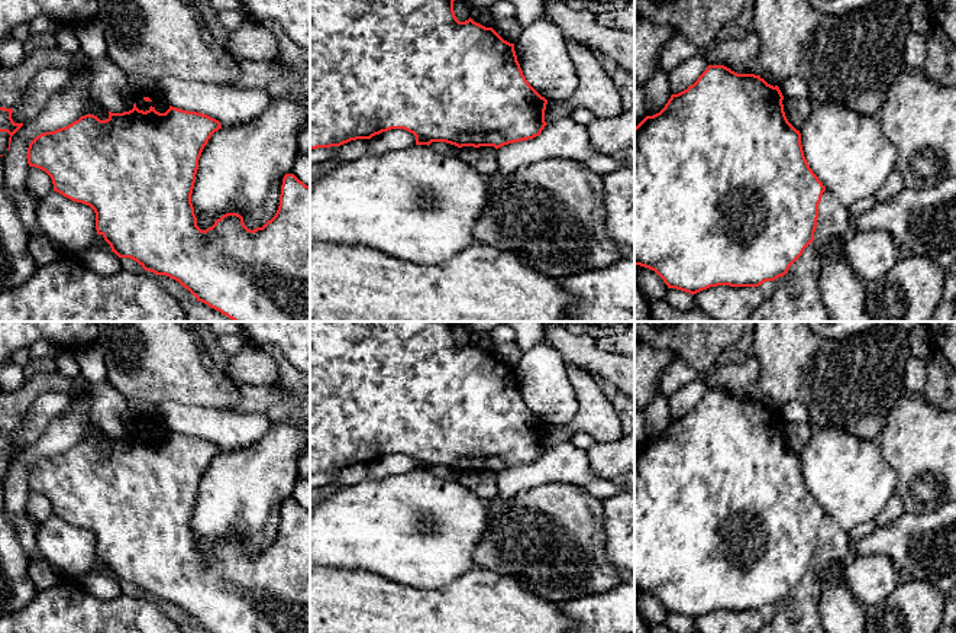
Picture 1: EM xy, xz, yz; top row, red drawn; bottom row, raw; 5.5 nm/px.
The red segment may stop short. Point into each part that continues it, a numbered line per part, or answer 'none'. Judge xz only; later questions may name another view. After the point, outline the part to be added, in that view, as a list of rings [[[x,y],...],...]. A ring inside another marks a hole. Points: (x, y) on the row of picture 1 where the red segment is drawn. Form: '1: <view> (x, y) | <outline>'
none

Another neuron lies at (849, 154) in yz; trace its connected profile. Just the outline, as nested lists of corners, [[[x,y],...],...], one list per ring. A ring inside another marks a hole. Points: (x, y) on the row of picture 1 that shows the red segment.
[[[837,103],[813,104],[800,129],[804,156],[827,191],[844,209],[875,196],[897,165],[897,148],[884,136],[881,114],[862,116]]]

